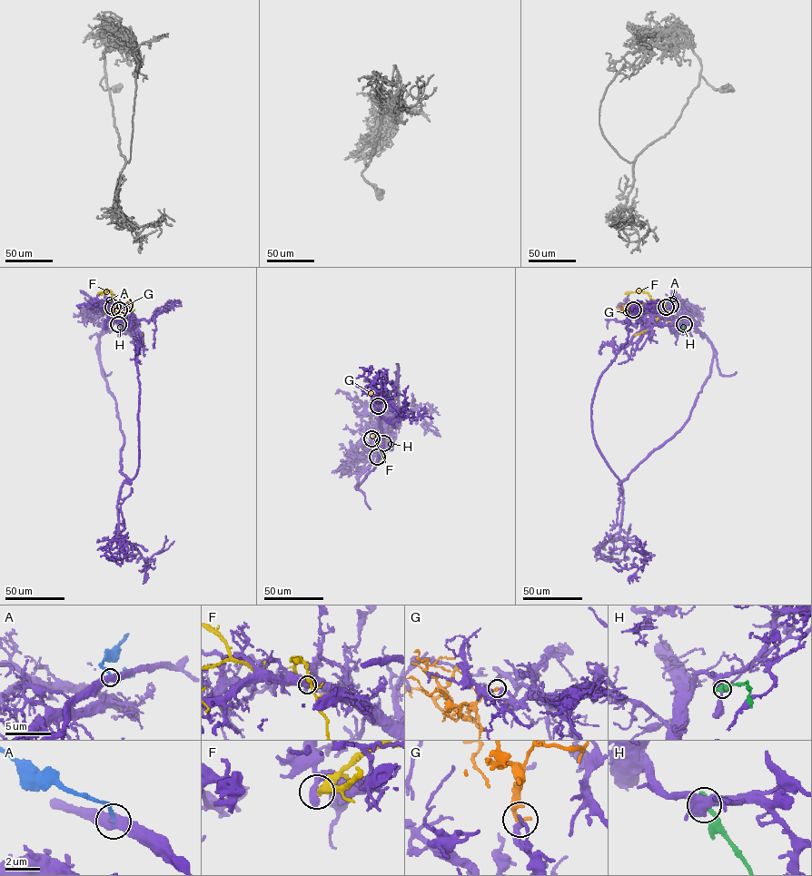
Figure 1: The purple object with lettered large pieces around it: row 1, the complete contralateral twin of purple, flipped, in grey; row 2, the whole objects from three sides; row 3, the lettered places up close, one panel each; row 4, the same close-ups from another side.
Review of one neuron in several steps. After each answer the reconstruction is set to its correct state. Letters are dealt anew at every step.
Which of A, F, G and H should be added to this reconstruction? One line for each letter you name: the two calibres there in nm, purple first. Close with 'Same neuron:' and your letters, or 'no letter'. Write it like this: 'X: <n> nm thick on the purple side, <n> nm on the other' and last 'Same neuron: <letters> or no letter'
G: 260 nm thick on the purple side, 320 nm on the other
Same neuron: G

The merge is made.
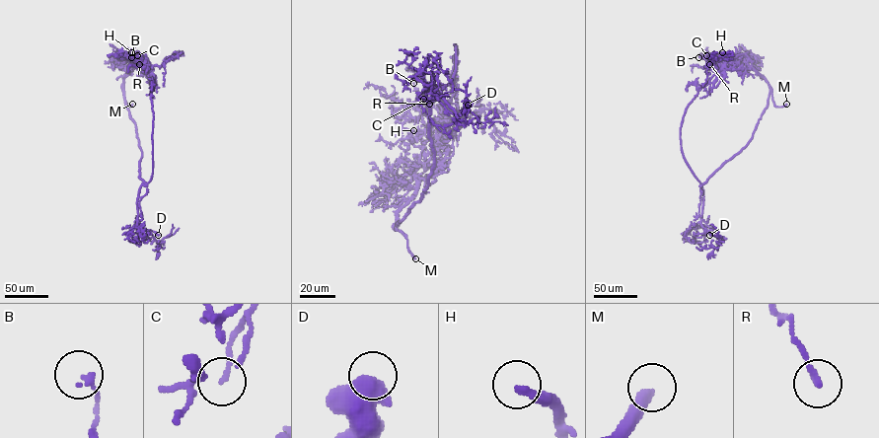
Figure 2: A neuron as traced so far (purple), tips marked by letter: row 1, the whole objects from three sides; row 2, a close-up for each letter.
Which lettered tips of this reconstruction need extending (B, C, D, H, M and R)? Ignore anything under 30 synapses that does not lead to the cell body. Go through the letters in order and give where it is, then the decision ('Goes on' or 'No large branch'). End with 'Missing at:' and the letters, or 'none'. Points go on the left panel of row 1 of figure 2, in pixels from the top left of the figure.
B: Place: (131, 57). No large branch
C: Place: (137, 55). No large branch
D: Place: (158, 235). Goes on
H: Place: (131, 52). Goes on
M: Place: (132, 104). Goes on
R: Place: (139, 64). No large branch
Missing at: D, H, M

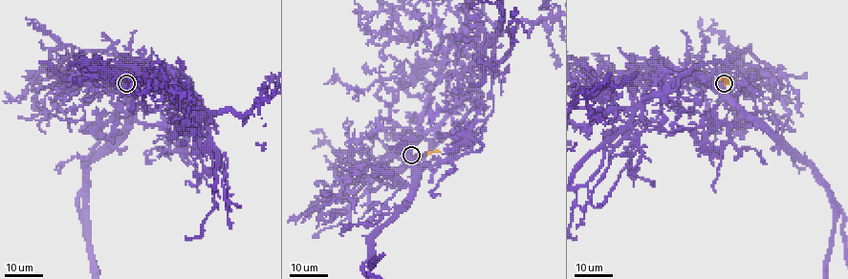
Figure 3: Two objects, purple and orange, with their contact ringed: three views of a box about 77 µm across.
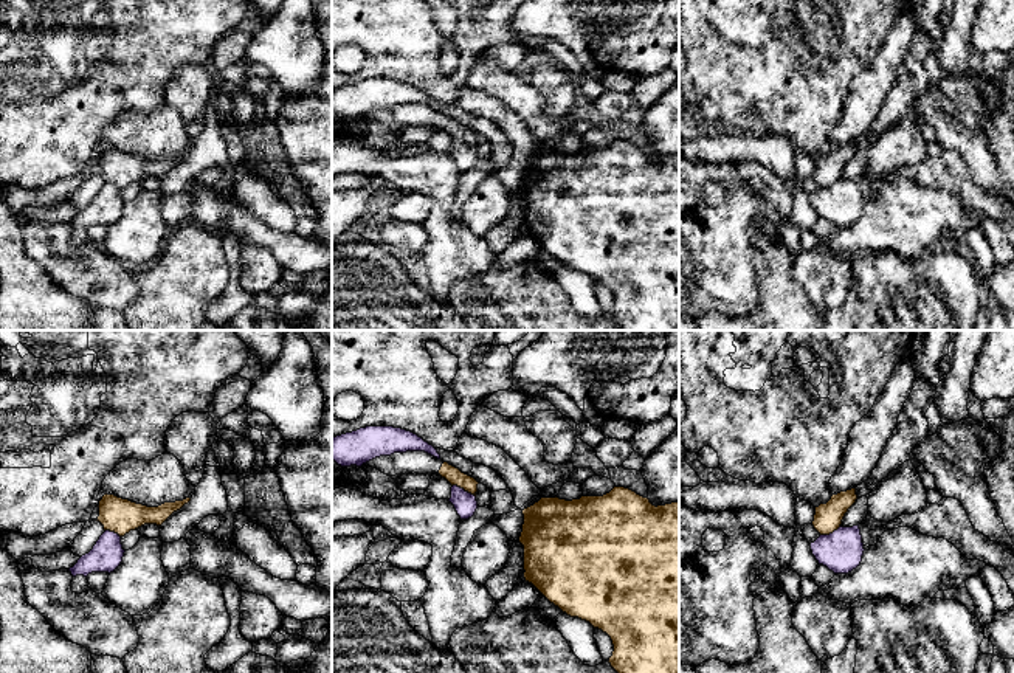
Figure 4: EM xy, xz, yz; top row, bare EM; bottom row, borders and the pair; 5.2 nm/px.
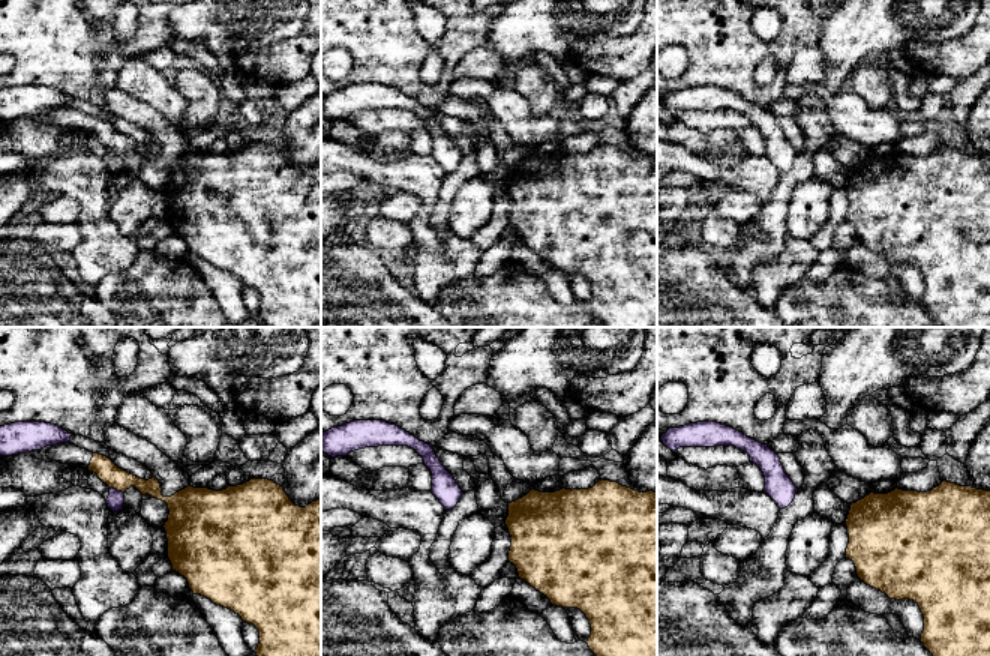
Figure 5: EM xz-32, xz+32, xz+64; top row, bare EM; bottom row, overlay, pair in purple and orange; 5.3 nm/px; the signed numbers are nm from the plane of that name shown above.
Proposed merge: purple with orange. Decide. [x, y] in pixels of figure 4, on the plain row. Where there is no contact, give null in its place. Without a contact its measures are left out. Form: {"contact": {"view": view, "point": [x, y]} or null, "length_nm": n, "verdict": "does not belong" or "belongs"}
{"contact": {"view": "xz", "point": [462, 141]}, "length_nm": 140, "verdict": "does not belong"}

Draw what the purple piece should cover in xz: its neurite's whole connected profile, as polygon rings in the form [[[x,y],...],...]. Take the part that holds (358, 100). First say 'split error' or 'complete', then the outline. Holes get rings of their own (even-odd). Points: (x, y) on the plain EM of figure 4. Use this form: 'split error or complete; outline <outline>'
complete; outline [[[366,79],[332,90],[332,112],[341,119],[361,119],[375,110],[406,104],[425,104],[440,112],[433,98],[402,81]]]

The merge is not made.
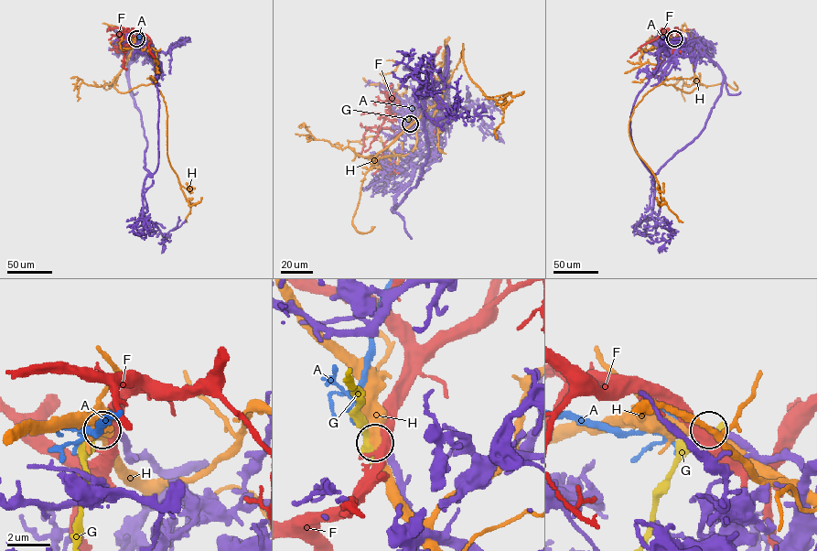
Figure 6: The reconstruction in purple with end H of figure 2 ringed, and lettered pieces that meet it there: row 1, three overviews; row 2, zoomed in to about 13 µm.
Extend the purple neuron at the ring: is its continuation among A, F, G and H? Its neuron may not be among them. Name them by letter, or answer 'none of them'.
A

